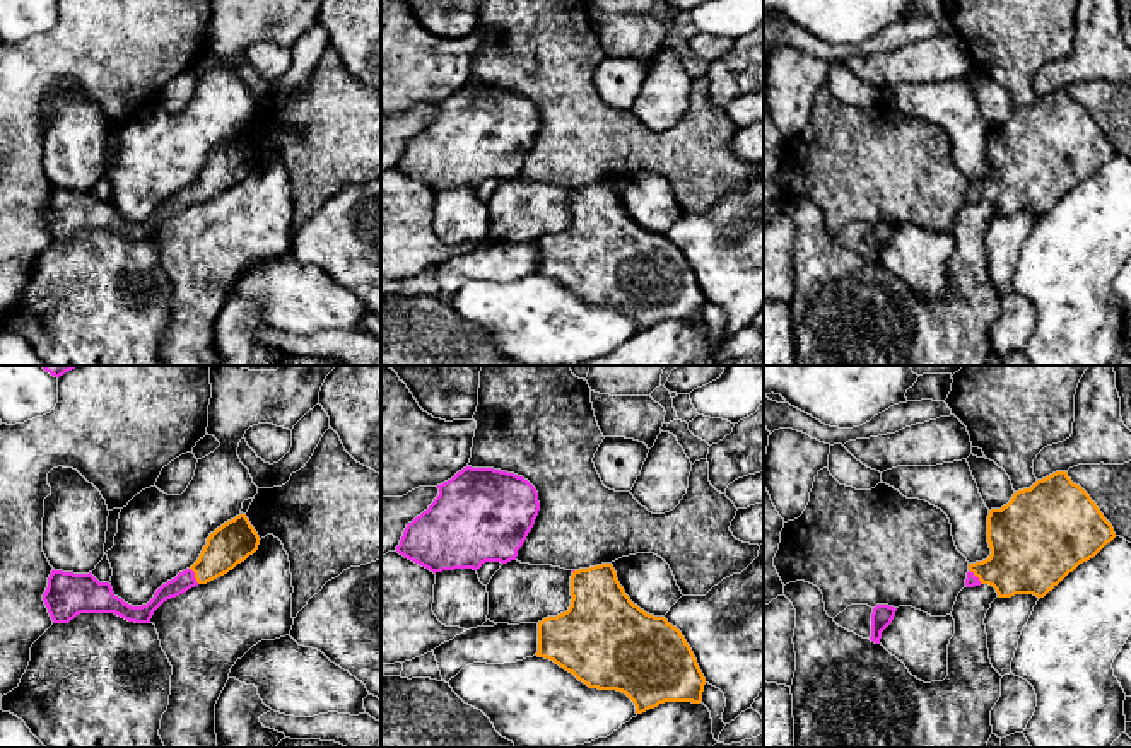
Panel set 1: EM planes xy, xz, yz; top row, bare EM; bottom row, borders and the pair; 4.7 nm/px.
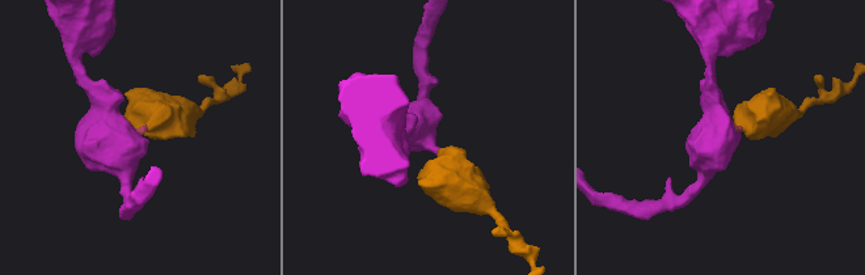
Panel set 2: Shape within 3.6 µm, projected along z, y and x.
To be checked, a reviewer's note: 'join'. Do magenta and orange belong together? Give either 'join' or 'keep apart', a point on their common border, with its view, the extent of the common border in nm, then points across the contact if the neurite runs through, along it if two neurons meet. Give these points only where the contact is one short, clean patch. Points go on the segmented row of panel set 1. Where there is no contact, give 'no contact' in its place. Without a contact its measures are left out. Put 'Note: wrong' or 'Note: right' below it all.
join | yz (974, 576) | 90 nm | across yz (971, 581), (974, 576), (1012, 569), (1024, 559)
Note: right

